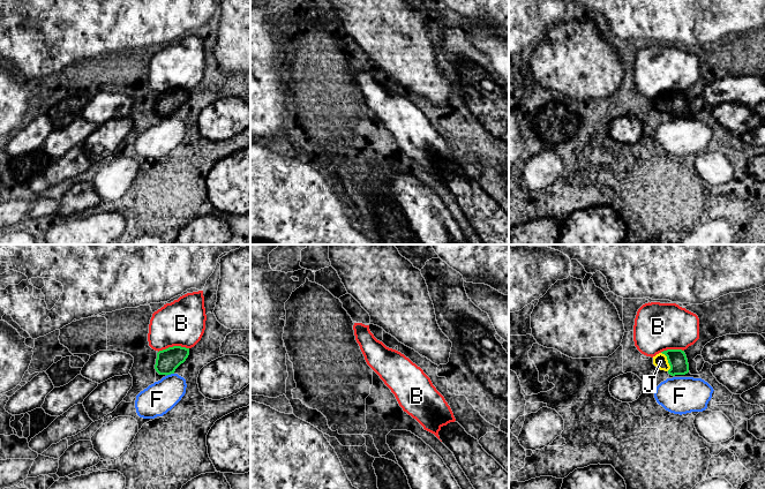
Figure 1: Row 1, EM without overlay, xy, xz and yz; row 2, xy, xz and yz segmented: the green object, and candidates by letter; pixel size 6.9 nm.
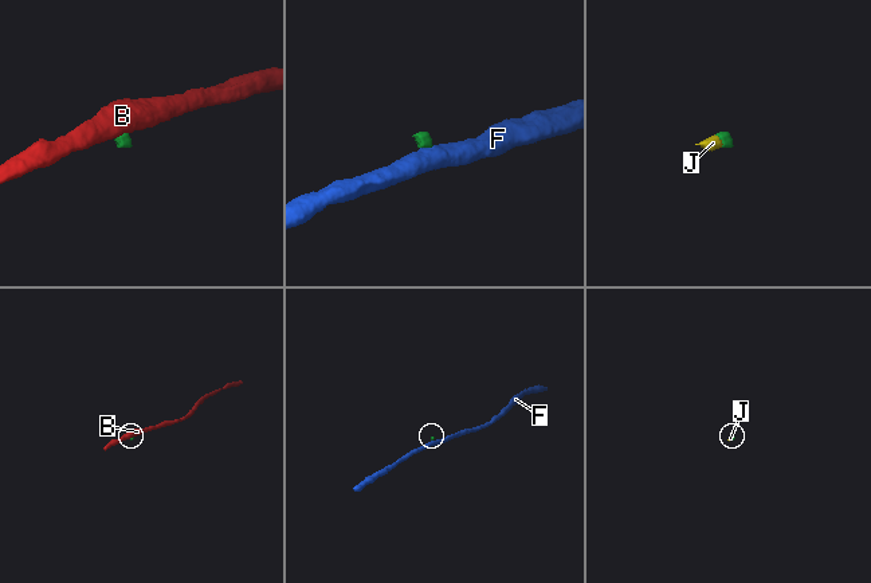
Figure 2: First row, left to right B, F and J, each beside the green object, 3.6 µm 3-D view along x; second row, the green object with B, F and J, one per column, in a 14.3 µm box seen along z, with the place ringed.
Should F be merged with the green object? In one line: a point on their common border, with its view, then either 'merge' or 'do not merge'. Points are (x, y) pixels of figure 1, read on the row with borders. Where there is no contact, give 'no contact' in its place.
meets green in xy at (170, 374); do not merge

